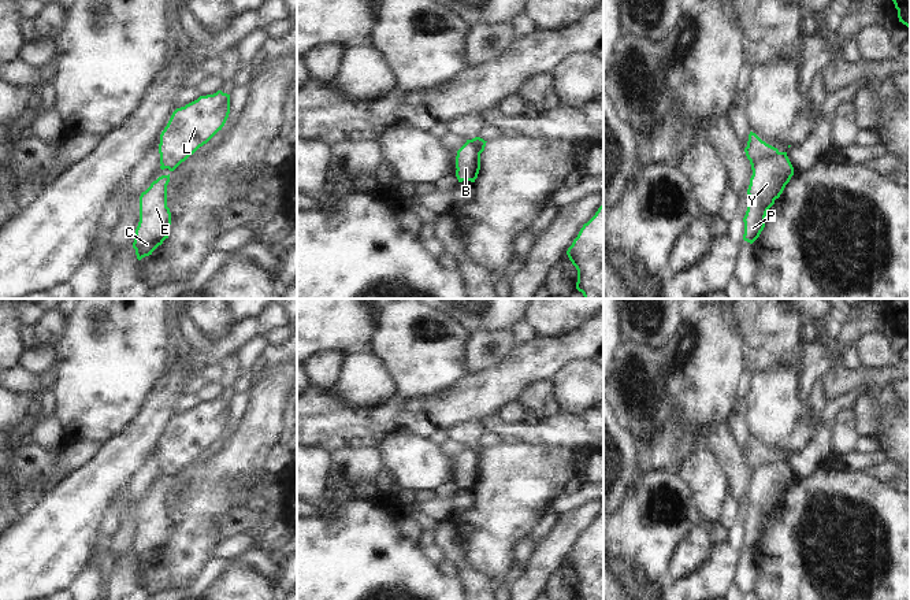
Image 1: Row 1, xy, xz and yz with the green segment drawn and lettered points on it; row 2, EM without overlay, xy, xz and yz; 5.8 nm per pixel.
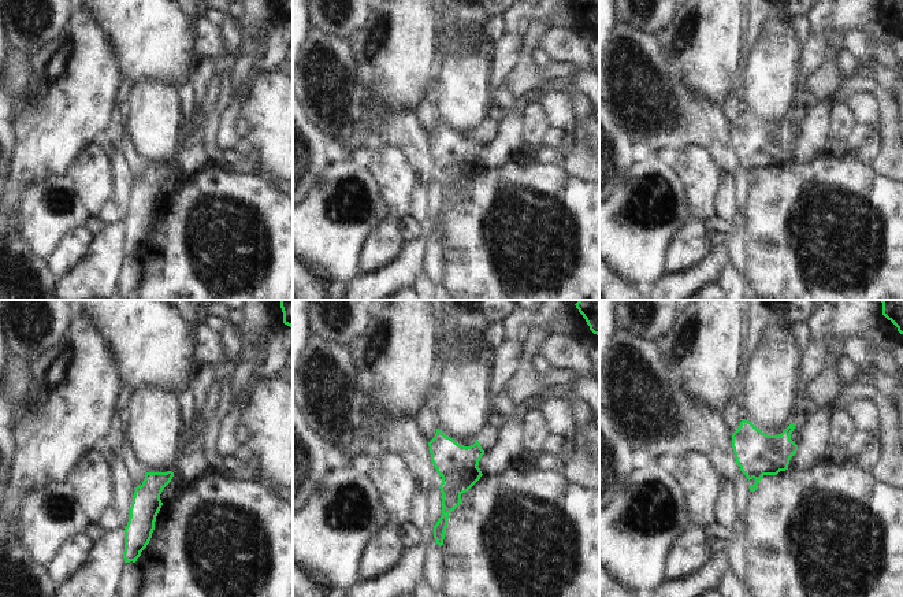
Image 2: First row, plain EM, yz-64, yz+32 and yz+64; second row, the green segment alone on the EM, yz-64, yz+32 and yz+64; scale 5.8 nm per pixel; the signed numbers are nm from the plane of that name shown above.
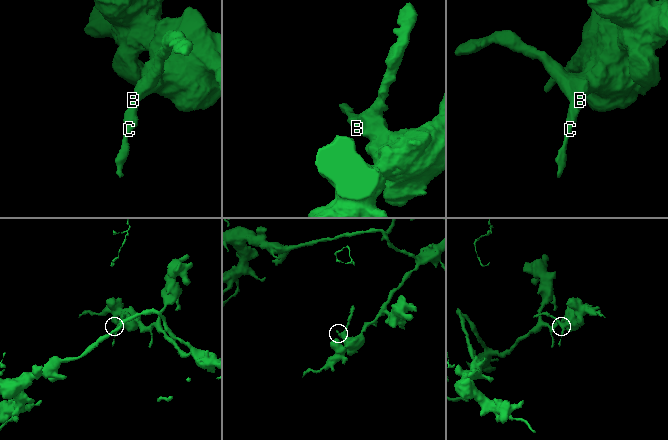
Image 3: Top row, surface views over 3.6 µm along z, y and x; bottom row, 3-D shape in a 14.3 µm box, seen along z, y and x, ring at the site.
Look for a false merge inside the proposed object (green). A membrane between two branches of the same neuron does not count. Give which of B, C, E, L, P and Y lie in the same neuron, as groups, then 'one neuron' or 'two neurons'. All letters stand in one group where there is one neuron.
B C E P Y / L; two neurons

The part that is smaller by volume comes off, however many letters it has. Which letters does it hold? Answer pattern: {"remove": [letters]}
{"remove": ["B", "C", "E", "P", "Y"]}

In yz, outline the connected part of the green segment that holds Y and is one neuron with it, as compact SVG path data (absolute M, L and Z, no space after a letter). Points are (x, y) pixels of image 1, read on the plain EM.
M780 459L751 473L753 482L747 496L749 511L743 525L743 547L753 551L765 534L768 516L780 504L794 482L794 474L787 460Z

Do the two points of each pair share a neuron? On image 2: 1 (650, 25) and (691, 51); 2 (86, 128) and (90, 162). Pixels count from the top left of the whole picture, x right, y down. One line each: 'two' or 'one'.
1: two
2: two

